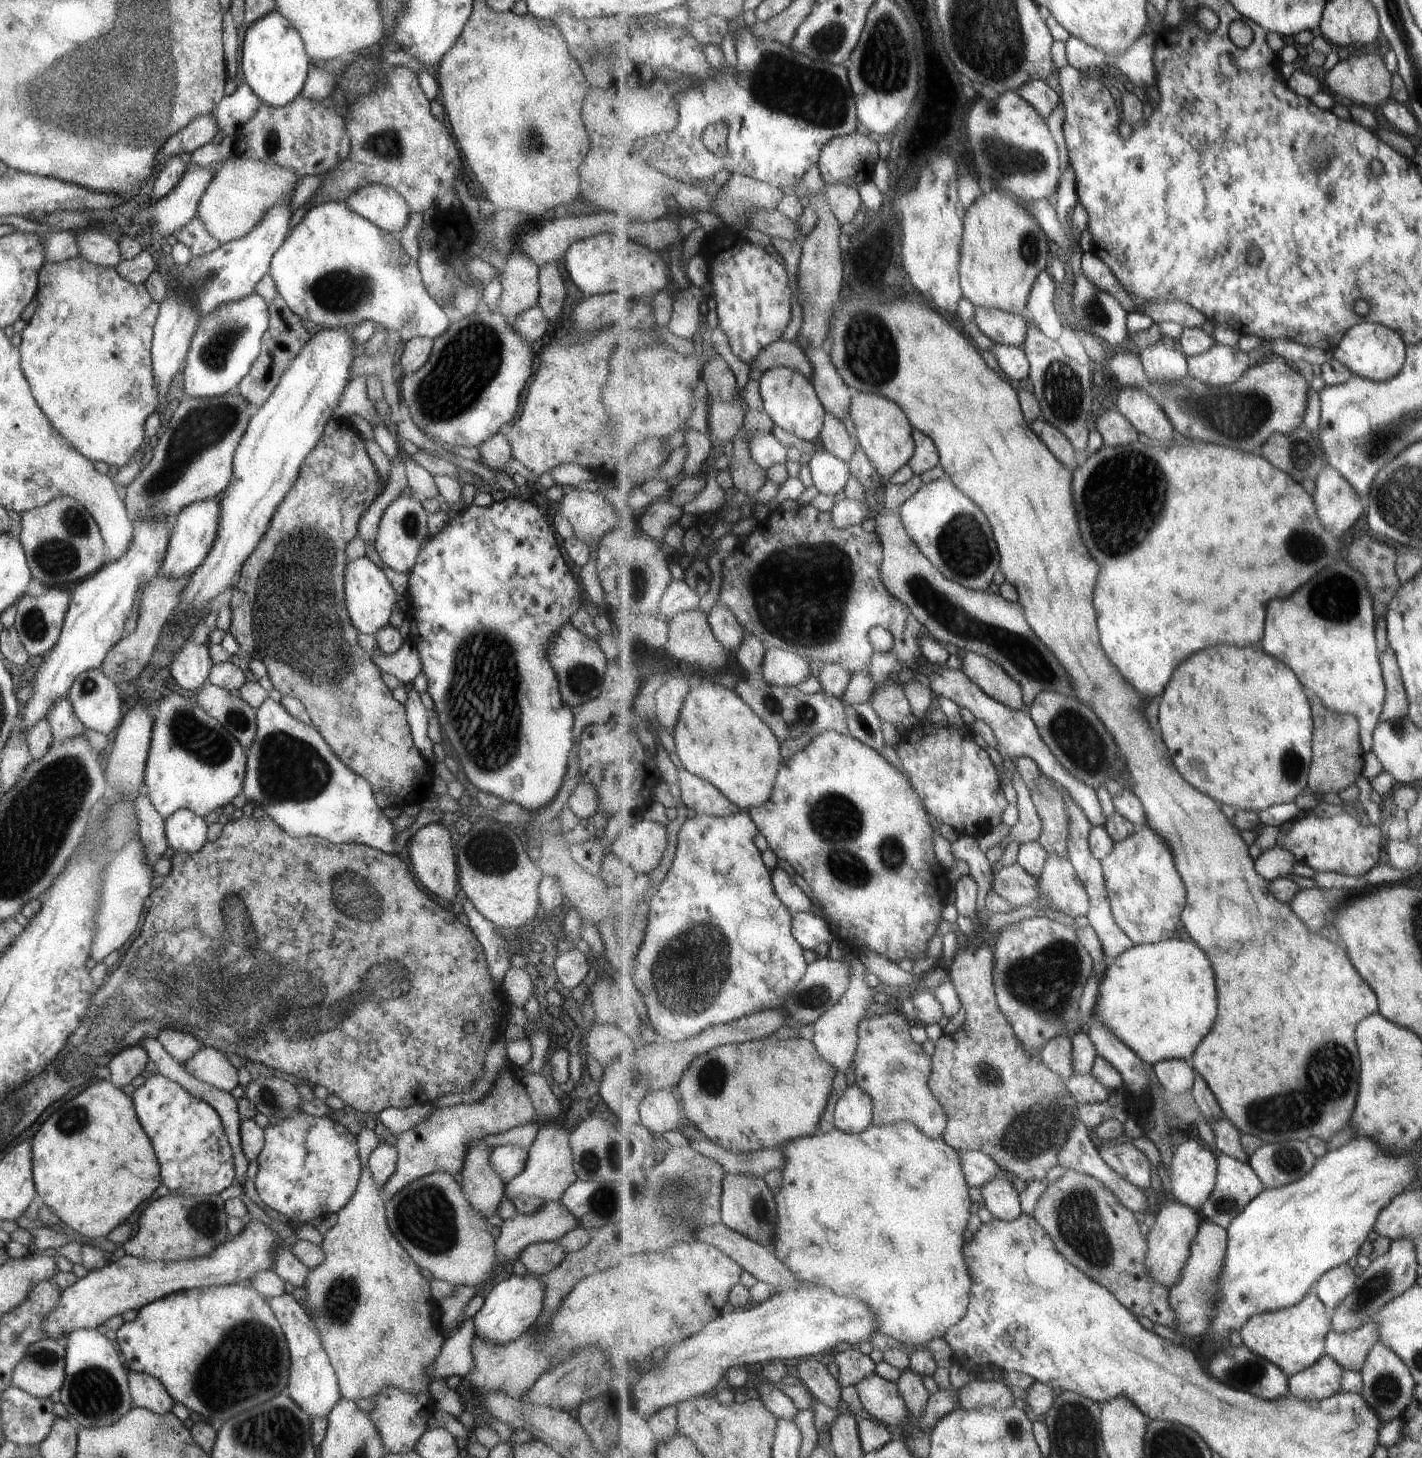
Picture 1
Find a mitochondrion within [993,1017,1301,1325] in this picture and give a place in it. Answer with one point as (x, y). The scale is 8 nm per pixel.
(1078, 1216)

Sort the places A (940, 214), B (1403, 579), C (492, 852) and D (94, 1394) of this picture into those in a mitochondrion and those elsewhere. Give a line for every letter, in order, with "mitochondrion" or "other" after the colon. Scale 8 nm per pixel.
A: other
B: other
C: mitochondrion
D: mitochondrion

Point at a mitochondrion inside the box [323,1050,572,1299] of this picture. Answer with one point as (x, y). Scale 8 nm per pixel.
(424, 1216)

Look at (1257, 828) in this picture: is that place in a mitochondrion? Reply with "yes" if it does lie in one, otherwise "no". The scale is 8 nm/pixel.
no

